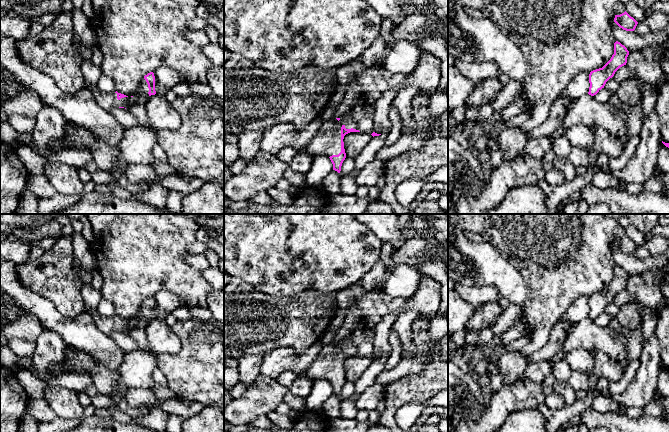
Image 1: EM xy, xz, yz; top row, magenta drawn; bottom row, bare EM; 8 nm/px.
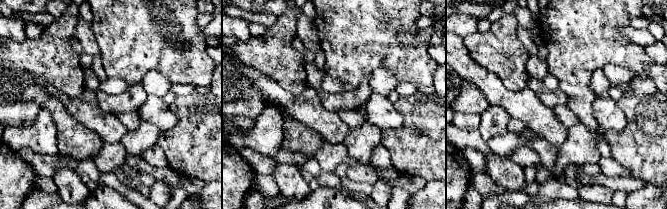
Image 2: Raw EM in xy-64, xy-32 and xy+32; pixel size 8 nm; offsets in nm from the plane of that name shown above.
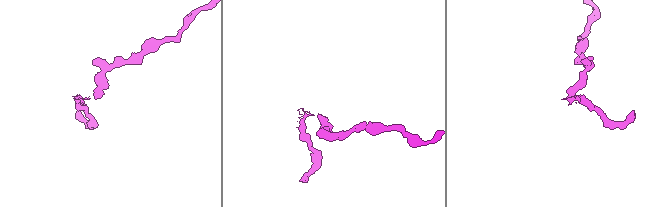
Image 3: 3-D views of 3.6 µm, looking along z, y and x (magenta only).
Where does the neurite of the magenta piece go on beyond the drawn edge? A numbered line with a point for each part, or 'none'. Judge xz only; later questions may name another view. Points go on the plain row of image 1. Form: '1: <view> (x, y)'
1: xz (327, 365)

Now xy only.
1: xy (108, 325)

